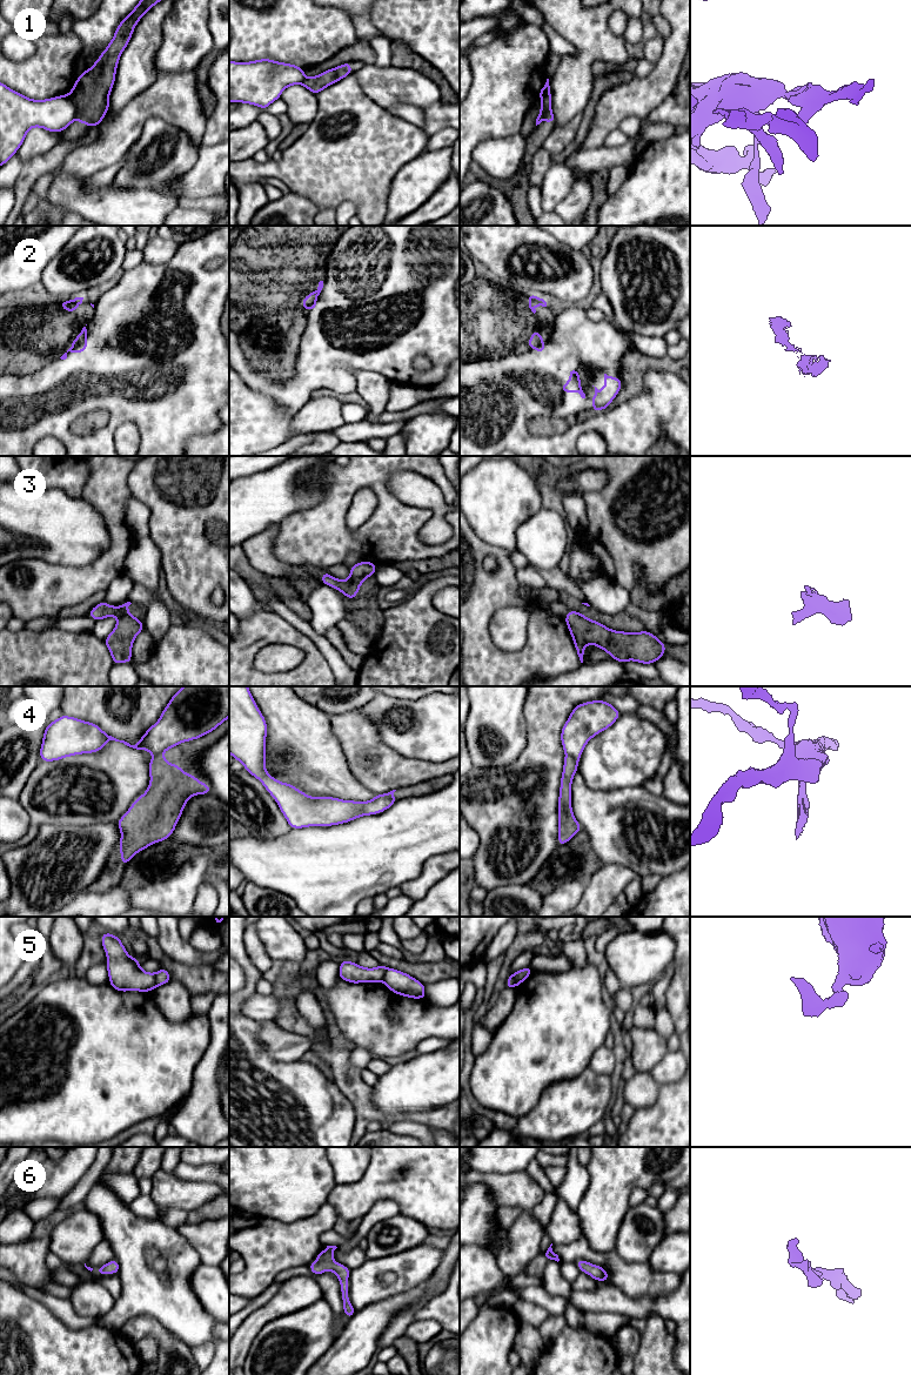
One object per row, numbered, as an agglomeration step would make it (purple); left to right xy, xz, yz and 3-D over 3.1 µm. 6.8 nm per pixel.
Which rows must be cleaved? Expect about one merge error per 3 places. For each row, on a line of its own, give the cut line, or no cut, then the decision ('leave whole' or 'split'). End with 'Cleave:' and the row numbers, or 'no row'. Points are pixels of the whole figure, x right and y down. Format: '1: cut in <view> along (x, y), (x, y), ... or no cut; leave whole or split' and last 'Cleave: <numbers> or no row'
1: cut in xy along (68, 95), (74, 107), (74, 119); split
2: cut in xy along (85, 336), (80, 342), (72, 346); split
3: cut in xy along (134, 616), (120, 616), (118, 618); split
4: cut in yz along (565, 753), (577, 762); split
5: cut in xy along (154, 973), (156, 985); split
6: no cut; leave whole
Cleave: 1, 2, 3, 4, 5

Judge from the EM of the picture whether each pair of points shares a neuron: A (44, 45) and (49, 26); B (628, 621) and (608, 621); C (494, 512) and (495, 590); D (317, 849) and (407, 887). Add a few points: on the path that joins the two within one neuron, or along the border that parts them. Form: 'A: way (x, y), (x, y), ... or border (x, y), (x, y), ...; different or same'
A: border (58, 32), (49, 35); different
B: way (623, 621), (613, 621); same
C: border (471, 529), (487, 543), (510, 551); different
D: border (422, 867), (417, 876), (403, 881), (399, 886); different

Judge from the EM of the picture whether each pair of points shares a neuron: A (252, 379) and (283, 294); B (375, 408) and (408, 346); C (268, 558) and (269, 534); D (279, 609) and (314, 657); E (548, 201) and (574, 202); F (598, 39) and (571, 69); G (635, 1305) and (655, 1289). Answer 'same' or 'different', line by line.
A: different
B: different
C: same
D: different
E: different
F: same
G: different

